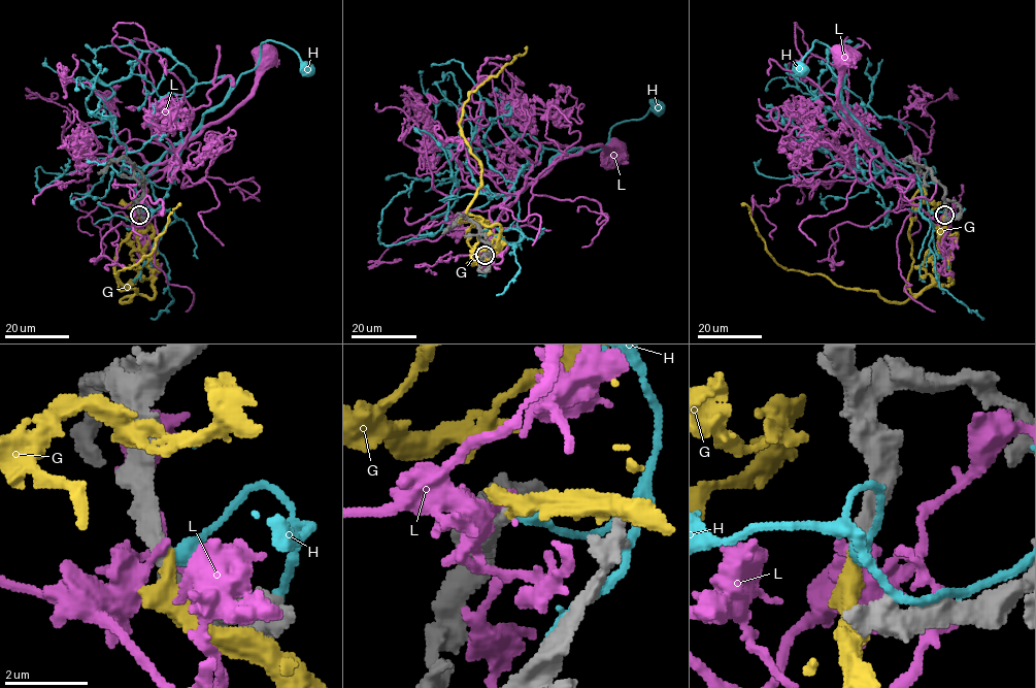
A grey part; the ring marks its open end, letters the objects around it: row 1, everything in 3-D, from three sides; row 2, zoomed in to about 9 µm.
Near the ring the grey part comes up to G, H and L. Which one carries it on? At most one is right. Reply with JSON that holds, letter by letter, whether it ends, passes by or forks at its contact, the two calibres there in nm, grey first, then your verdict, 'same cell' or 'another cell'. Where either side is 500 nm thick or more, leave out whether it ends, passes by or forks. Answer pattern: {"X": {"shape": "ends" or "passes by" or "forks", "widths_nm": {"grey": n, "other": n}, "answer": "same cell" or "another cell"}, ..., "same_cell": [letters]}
{"G": {"shape": "ends", "widths_nm": {"grey": 440, "other": 360}, "answer": "same cell"}, "H": {"shape": "ends", "widths_nm": {"grey": 440, "other": 380}, "answer": "another cell"}, "L": {"shape": "ends", "widths_nm": {"grey": 480, "other": 360}, "answer": "another cell"}, "same_cell": ["G"]}

